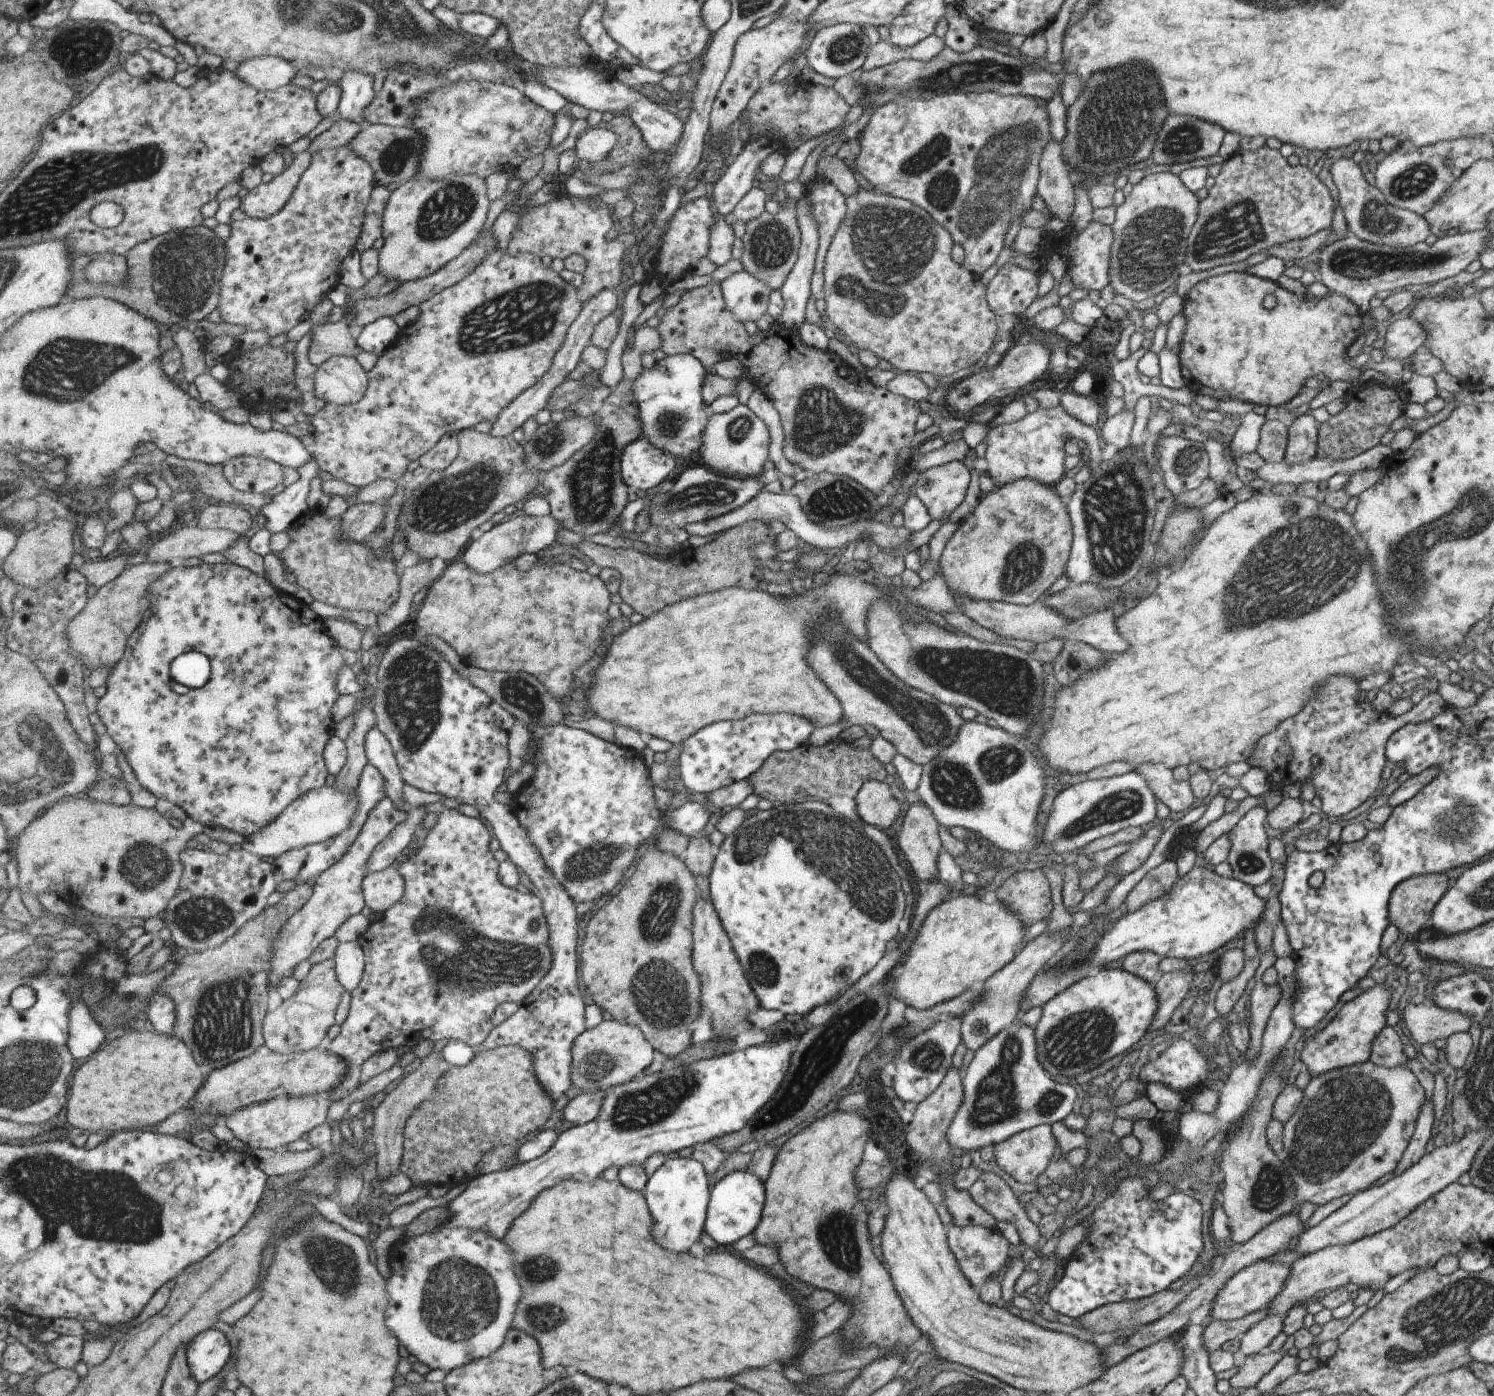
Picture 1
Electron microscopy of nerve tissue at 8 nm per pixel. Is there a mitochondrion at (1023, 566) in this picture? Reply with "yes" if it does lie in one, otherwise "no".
yes

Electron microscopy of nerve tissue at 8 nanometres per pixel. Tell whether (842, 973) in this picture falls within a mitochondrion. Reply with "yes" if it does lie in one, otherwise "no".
no

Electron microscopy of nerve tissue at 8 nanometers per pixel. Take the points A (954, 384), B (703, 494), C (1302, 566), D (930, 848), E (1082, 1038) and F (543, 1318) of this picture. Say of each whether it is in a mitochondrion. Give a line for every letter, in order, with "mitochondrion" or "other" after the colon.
A: other
B: mitochondrion
C: mitochondrion
D: other
E: mitochondrion
F: mitochondrion

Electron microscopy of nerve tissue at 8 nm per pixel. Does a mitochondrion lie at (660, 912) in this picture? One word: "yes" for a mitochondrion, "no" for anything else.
yes

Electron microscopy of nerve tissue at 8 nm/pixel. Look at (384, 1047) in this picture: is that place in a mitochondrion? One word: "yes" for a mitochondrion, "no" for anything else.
no

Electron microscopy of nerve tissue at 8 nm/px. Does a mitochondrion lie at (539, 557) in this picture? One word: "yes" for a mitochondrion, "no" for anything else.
no

